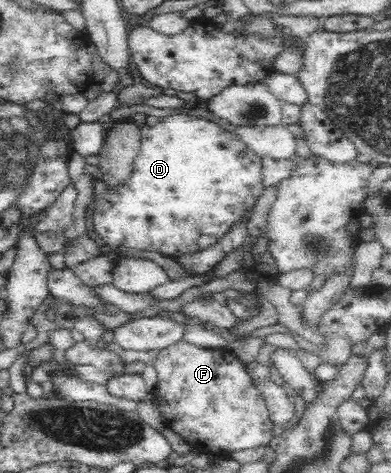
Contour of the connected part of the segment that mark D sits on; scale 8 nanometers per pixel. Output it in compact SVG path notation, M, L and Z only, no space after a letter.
M175 113L160 118L154 126L139 125L141 149L134 159L129 179L119 185L109 185L95 179L95 207L91 227L95 235L112 248L124 246L134 250L155 251L163 255L193 253L205 249L237 223L247 205L257 202L263 193L261 184L261 156L245 145L234 133L224 130L209 119Z

